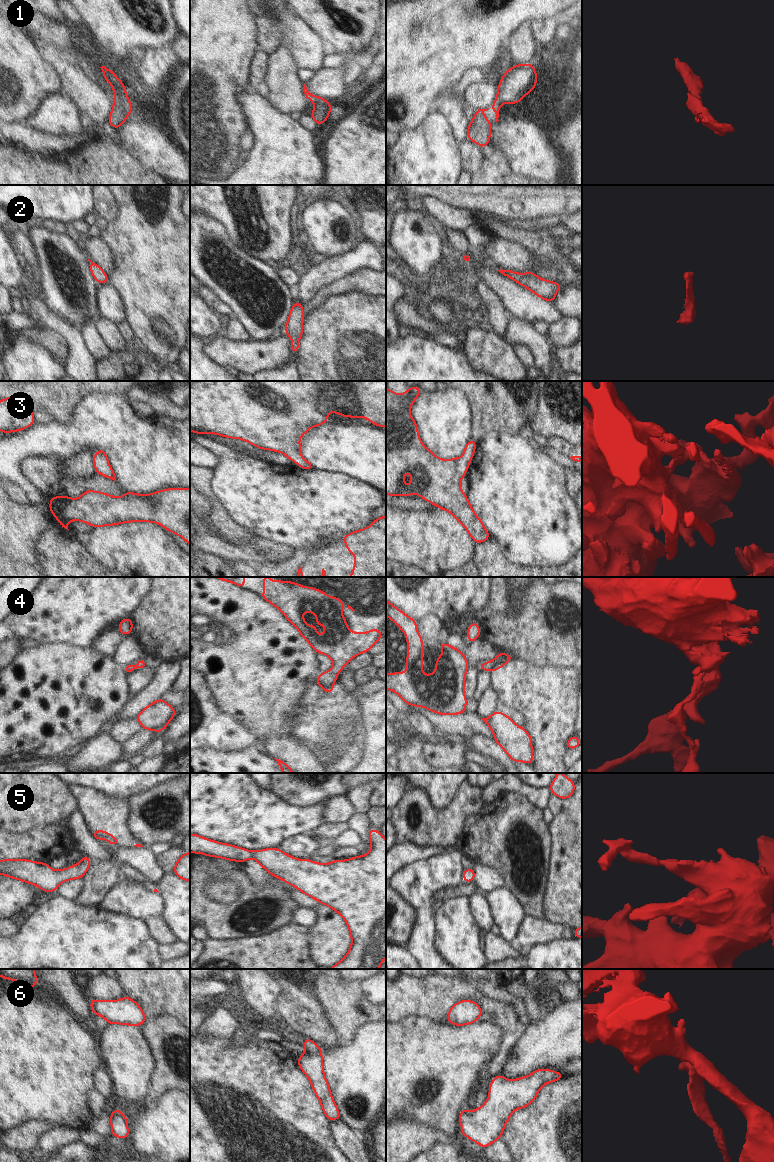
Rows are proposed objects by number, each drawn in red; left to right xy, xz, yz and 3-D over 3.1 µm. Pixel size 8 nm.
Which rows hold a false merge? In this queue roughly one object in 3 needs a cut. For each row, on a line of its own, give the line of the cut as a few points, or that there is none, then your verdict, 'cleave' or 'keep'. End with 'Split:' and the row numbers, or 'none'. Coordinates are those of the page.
1: cut none; keep
2: cut none; keep
3: cut none; keep
4: cut none; keep
5: cut none; keep
6: cut none; keep
Split: none

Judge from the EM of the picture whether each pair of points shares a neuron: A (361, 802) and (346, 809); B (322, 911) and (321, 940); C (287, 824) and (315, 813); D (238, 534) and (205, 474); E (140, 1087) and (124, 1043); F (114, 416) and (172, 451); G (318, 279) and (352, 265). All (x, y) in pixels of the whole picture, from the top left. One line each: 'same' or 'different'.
A: different
B: same
C: same
D: same
E: same
F: same
G: same

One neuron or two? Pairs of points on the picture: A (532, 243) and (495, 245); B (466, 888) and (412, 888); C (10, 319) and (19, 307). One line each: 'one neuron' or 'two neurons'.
A: two neurons
B: two neurons
C: two neurons

